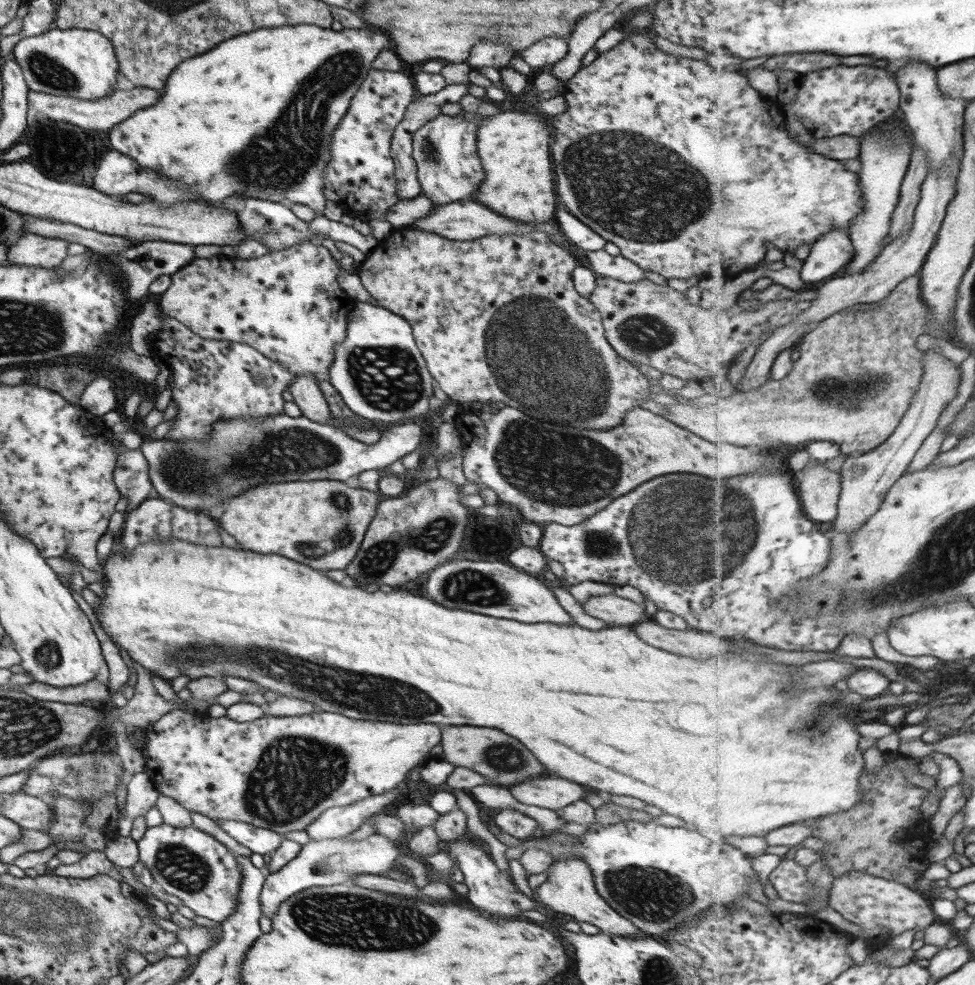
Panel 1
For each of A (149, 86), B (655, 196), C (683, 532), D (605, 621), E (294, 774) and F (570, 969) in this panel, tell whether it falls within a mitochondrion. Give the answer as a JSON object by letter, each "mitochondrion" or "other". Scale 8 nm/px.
{"A":"other","B":"mitochondrion","C":"mitochondrion","D":"other","E":"mitochondrion","F":"other"}

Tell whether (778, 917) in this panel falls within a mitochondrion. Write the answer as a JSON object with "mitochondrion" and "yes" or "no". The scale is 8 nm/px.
{"mitochondrion":"no"}

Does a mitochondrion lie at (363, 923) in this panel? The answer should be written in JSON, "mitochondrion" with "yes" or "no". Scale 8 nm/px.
{"mitochondrion":"yes"}

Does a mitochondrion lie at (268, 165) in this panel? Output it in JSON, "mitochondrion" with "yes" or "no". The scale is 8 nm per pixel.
{"mitochondrion":"yes"}

